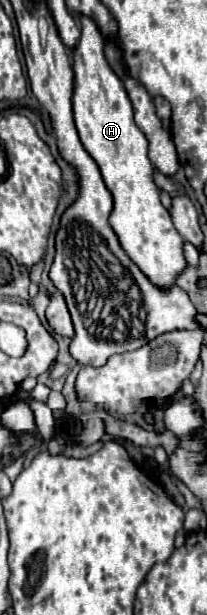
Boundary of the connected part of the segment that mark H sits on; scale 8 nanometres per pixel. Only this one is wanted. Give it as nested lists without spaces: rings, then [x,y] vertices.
[[[86,16],[80,18],[82,36],[72,52],[74,68],[74,120],[86,152],[98,164],[104,184],[114,198],[110,226],[116,232],[120,246],[132,262],[148,276],[148,280],[168,290],[176,278],[188,268],[184,258],[184,240],[178,236],[170,212],[160,202],[160,192],[154,184],[154,168],[148,158],[148,144],[142,130],[134,124],[132,104],[122,88],[122,80],[114,76],[102,52],[102,34]]]

